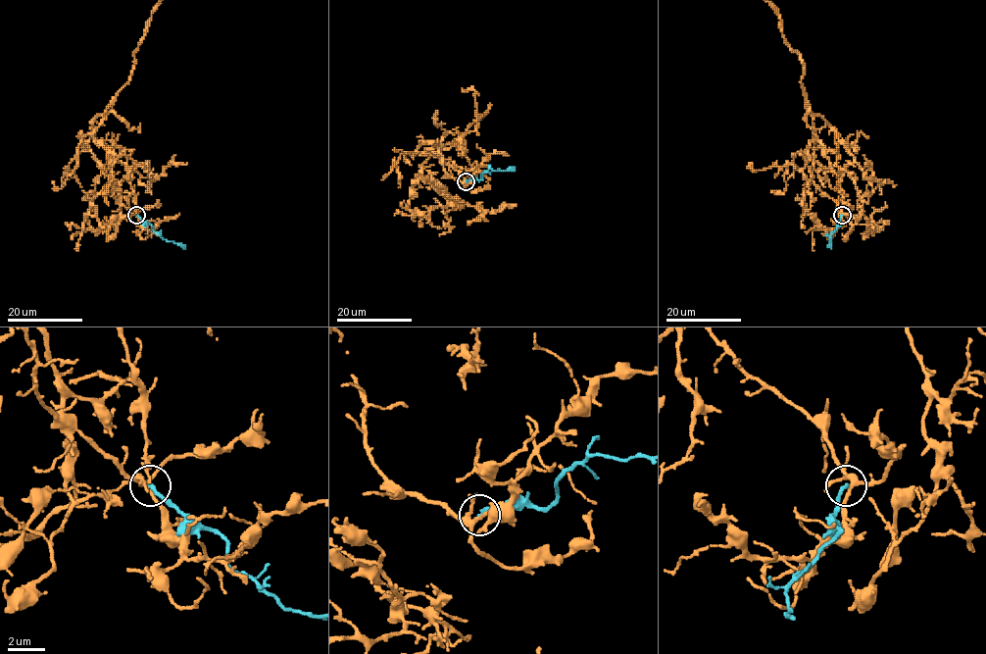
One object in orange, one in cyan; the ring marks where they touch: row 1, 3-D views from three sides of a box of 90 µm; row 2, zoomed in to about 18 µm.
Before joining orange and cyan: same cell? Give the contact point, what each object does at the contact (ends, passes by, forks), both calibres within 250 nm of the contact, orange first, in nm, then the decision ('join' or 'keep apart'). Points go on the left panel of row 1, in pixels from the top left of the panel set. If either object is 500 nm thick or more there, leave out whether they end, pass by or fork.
at (136, 215); orange forks there; cyan ends there; 240 nm thick on the orange side, 200 nm on the other; keep apart

